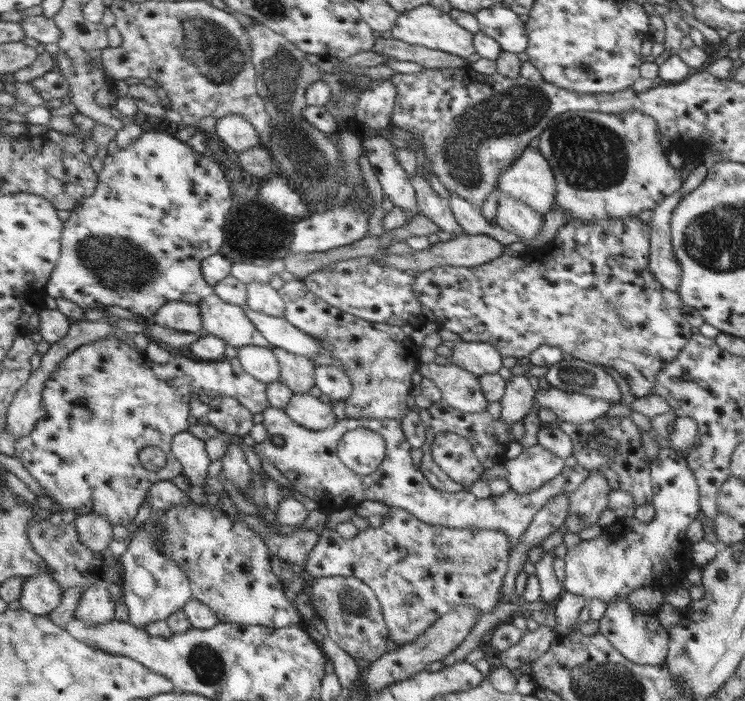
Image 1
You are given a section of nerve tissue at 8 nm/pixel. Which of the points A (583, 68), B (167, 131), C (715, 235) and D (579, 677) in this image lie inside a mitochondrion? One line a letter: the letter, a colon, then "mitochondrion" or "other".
A: mitochondrion
B: other
C: mitochondrion
D: mitochondrion

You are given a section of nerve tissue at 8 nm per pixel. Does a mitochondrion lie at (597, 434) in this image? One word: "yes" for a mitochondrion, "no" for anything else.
no

